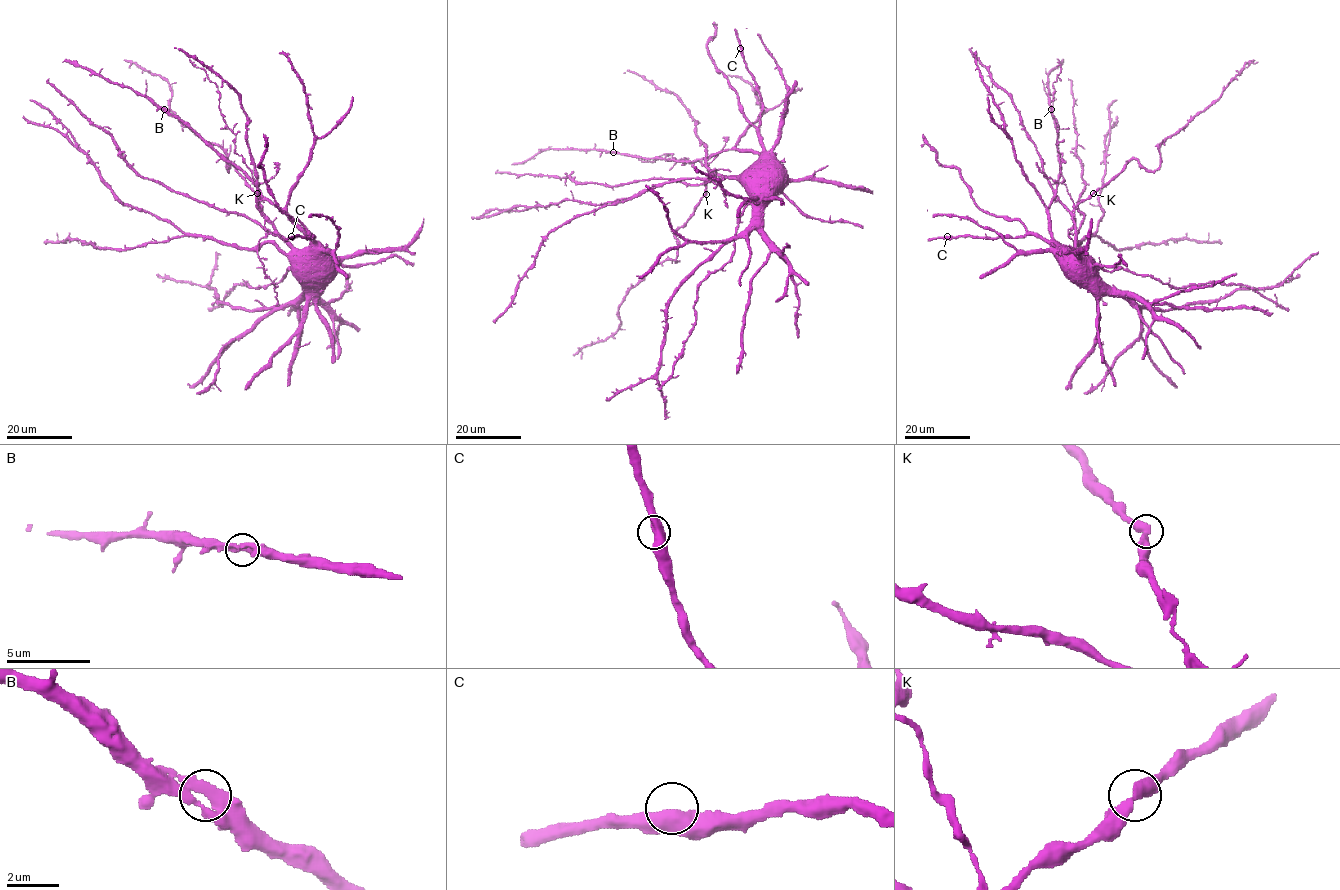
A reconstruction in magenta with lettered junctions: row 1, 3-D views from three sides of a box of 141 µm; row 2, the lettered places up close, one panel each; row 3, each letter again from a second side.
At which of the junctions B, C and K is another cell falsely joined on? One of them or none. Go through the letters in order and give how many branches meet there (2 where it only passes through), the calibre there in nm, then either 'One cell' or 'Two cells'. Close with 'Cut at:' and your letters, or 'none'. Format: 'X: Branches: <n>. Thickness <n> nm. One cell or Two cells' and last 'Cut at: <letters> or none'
B: Branches: 2. Thickness 480 nm. One cell
C: Branches: 2. Thickness 500 nm. One cell
K: Branches: 2. Thickness 440 nm. One cell
Cut at: none

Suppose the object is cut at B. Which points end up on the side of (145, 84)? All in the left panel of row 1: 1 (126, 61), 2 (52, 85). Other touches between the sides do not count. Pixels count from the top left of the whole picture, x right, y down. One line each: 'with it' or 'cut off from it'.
1: cut off from it
2: cut off from it

